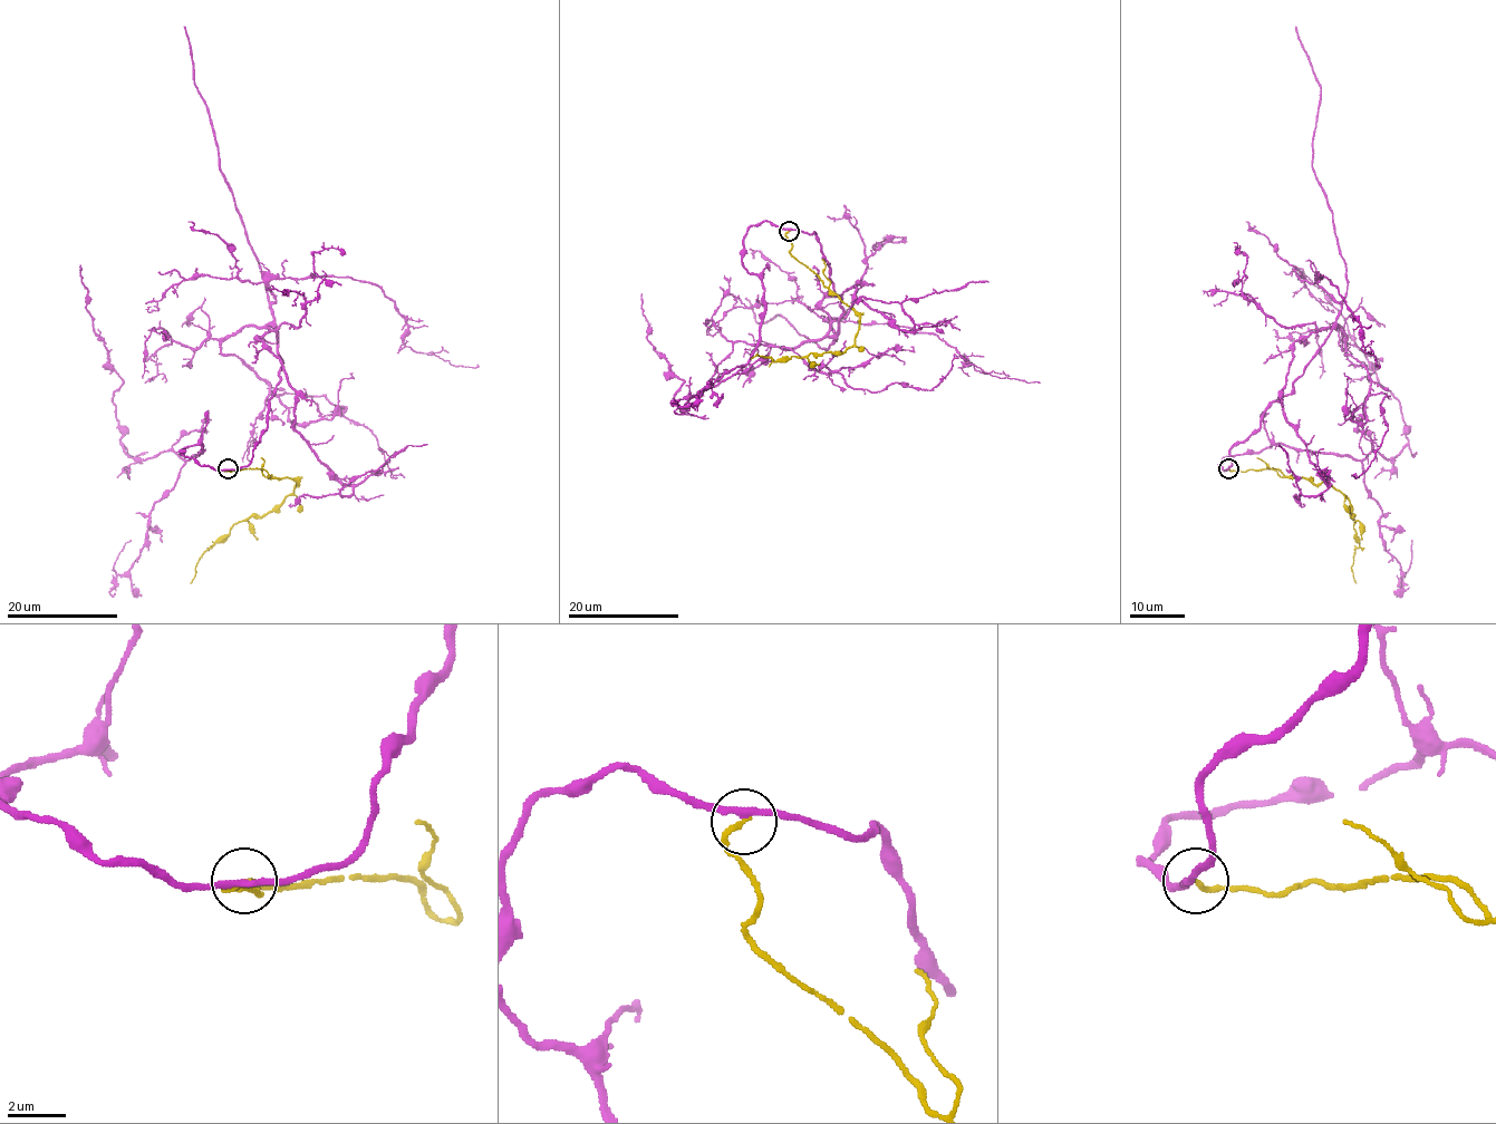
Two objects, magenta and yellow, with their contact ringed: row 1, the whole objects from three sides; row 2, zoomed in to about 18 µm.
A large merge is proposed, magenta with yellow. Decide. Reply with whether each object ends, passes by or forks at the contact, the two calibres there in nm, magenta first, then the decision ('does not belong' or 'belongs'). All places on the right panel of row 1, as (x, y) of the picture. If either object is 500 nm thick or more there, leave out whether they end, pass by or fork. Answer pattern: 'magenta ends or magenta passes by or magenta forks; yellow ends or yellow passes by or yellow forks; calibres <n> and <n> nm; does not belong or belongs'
magenta passes by; yellow ends; calibres 200 and 160 nm; belongs

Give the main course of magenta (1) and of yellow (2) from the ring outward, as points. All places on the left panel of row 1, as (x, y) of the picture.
1: (229, 468), (252, 457), (281, 379), (268, 327), (295, 428), (353, 487), (343, 496), (427, 444)
2: (229, 468), (260, 468), (266, 477), (297, 484), (279, 504), (238, 521), (208, 549), (190, 583)

